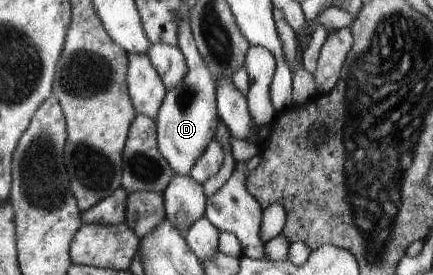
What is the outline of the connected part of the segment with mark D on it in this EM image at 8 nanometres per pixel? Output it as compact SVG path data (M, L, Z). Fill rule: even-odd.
M190 18L183 20L179 26L178 47L183 53L187 63L187 74L177 84L175 88L171 88L163 100L163 104L159 109L156 120L156 142L161 156L167 160L169 168L174 174L181 176L190 176L189 172L197 159L205 152L205 148L209 146L215 138L215 128L217 128L218 112L215 104L216 85L213 82L211 72L207 70L209 66L205 66L197 44L191 32Z

